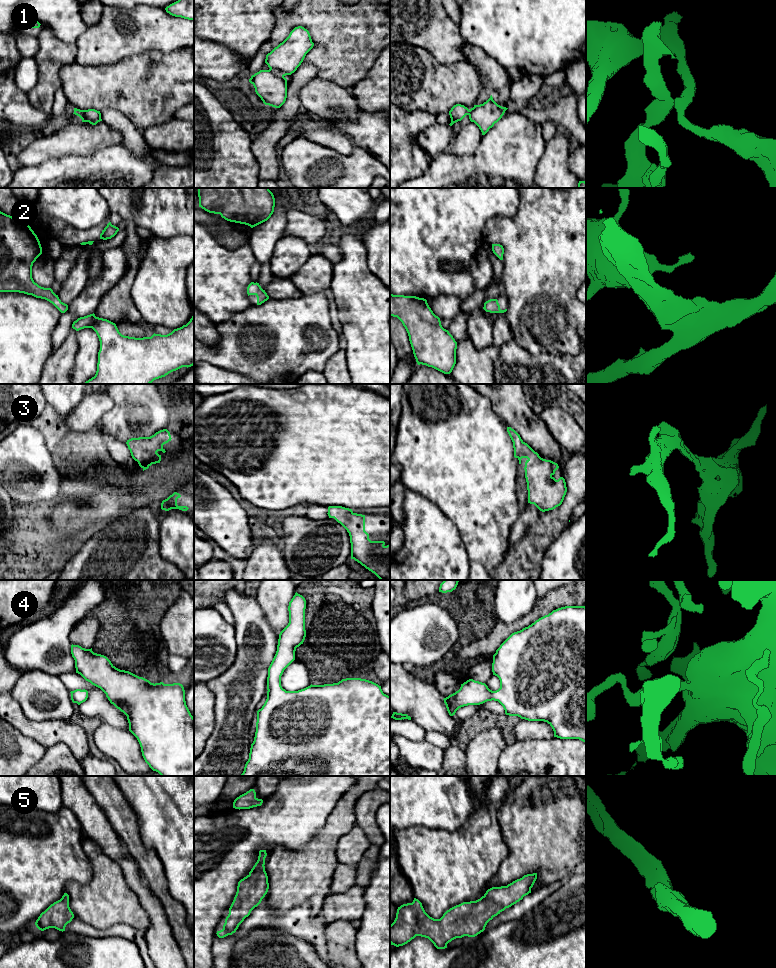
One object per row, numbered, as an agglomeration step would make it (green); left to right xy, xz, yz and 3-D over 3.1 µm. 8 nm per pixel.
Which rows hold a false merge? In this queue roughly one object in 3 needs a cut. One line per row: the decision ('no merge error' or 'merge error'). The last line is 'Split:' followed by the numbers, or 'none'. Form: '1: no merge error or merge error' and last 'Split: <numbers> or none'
1: merge error
2: no merge error
3: no merge error
4: no merge error
5: no merge error
Split: 1

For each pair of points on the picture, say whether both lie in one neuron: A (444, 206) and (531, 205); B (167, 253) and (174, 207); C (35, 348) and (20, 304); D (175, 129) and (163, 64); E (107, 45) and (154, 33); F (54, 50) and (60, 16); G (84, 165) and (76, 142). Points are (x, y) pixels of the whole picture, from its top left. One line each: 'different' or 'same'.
A: different
B: different
C: same
D: different
E: same
F: different
G: different

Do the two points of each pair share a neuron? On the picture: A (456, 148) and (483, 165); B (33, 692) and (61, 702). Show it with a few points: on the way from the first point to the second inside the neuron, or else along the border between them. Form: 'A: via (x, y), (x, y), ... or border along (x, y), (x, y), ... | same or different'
A: border along (481, 136), (473, 153), (450, 152) | different
B: via (40, 695), (54, 702) | same

